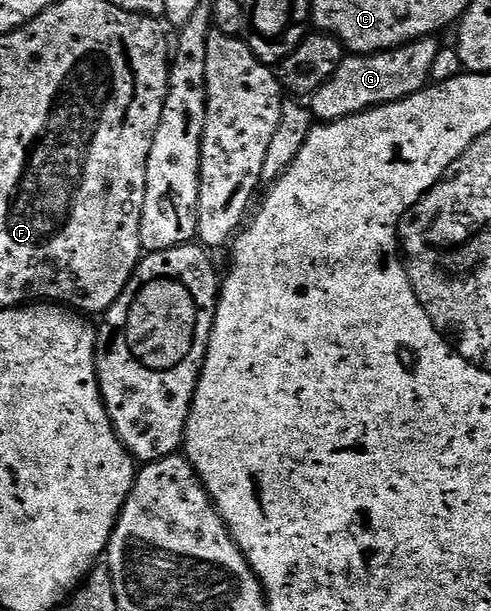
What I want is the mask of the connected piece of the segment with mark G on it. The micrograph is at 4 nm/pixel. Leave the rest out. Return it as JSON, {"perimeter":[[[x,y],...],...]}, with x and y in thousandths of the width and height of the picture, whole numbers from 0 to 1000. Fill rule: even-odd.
{"perimeter":[[[892,61],[853,62],[811,75],[807,82],[782,82],[768,88],[715,88],[678,118],[678,124],[629,160],[629,178],[652,201],[682,200],[721,187],[745,187],[768,173],[815,167],[841,157],[878,134],[878,113],[898,80]]]}

